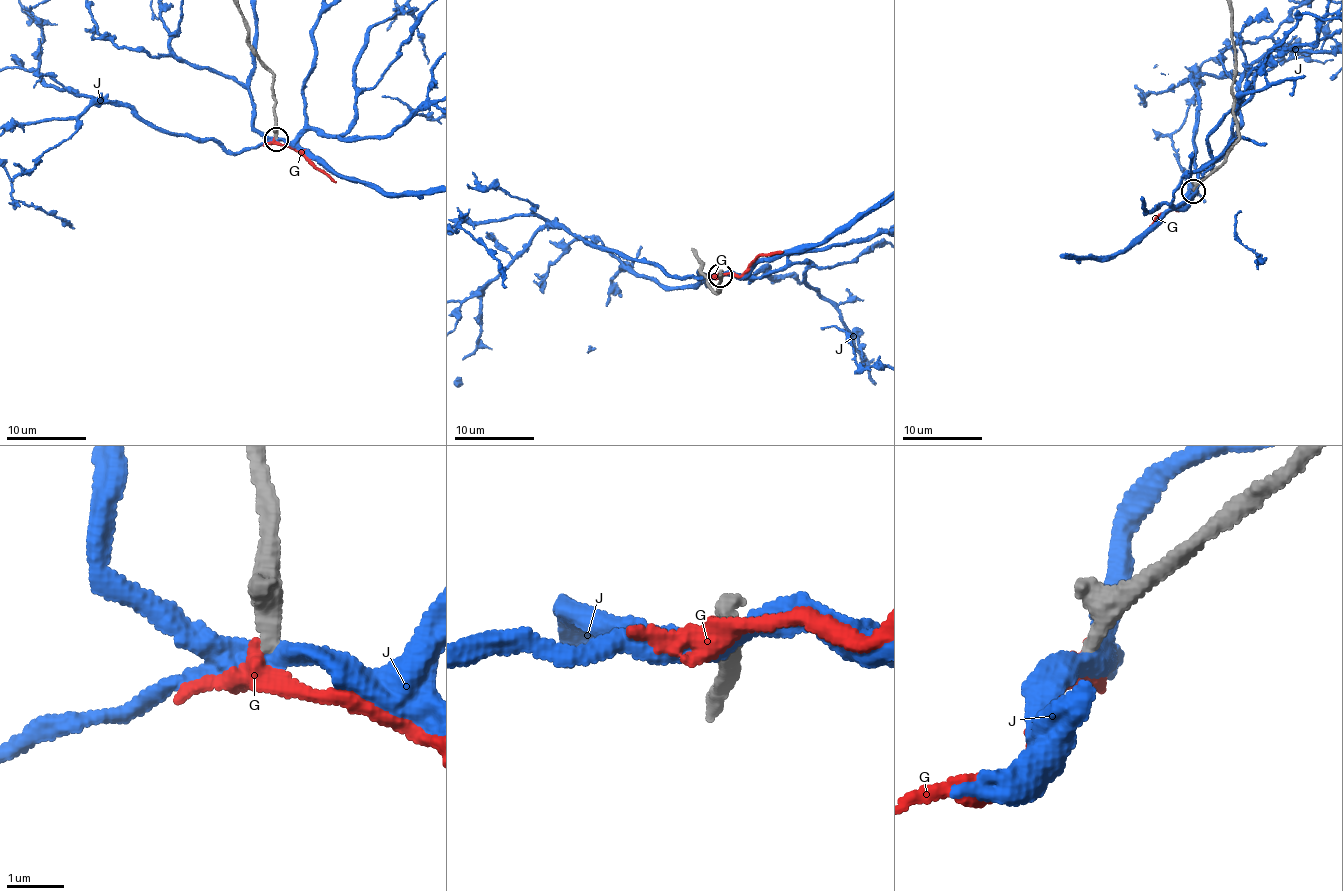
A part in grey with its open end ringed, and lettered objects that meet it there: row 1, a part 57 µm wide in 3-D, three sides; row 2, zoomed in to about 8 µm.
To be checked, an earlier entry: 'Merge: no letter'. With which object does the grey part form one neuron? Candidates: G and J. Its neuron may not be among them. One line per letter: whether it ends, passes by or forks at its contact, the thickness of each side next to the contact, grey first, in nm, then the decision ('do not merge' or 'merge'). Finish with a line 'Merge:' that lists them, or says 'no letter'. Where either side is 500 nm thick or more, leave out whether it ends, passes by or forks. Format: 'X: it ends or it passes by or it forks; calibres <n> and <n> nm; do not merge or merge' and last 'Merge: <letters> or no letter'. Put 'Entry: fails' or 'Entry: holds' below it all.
G: it passes by; calibres 260 and 340 nm; do not merge
J: it passes by; calibres 240 and 380 nm; do not merge
Merge: no letter
Entry: holds

